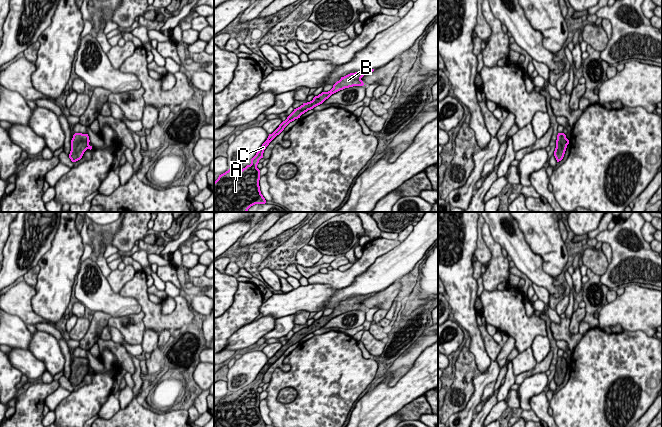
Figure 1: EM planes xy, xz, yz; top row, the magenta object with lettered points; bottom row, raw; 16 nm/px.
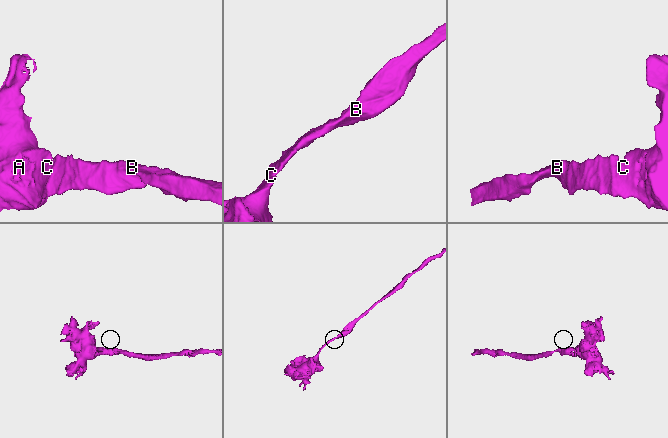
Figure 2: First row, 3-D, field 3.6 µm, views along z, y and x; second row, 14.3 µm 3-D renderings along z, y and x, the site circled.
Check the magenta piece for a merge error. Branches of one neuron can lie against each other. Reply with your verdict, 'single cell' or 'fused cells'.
single cell

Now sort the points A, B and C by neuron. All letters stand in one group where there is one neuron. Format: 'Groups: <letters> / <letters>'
Groups: A B C

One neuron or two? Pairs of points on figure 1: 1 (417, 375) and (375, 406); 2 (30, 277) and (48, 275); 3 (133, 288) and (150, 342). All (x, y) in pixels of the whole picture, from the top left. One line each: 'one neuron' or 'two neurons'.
1: one neuron
2: two neurons
3: two neurons

